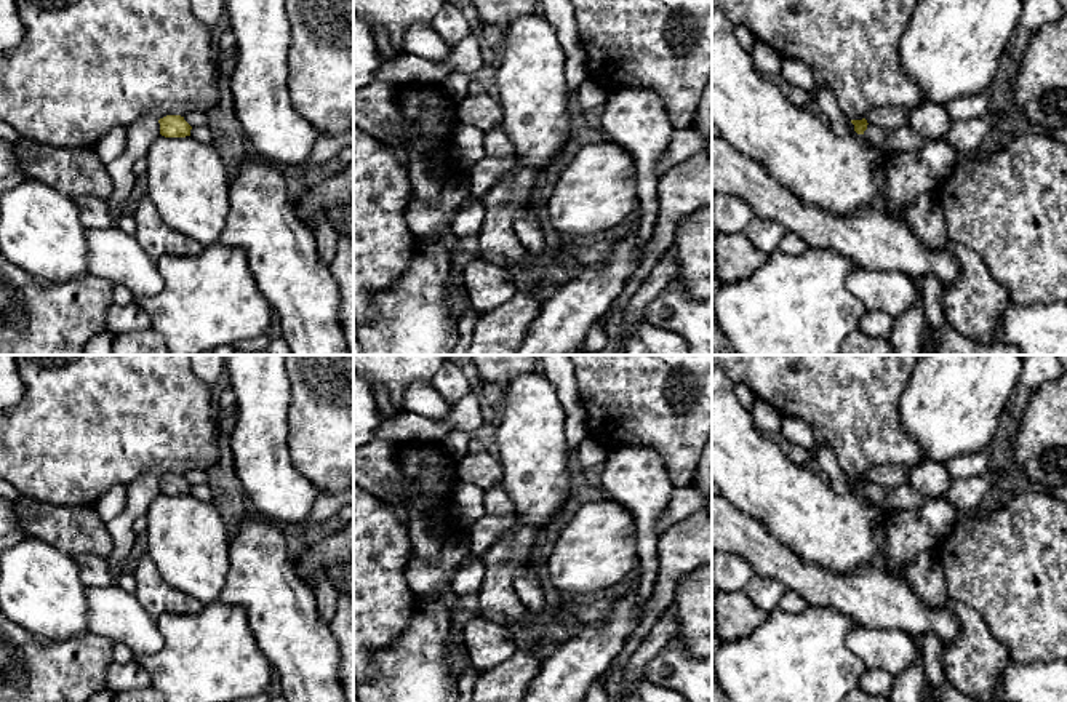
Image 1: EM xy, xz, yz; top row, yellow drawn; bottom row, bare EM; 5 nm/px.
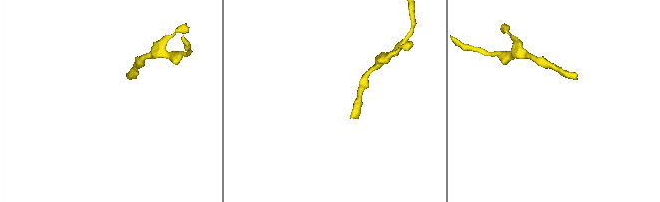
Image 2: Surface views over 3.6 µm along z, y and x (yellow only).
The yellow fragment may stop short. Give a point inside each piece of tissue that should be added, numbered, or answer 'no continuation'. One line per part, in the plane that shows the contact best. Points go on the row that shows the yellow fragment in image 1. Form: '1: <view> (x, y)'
1: yz (899, 139)

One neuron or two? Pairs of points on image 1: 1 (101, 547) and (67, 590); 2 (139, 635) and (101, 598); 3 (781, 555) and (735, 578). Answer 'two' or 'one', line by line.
1: two
2: one
3: two

